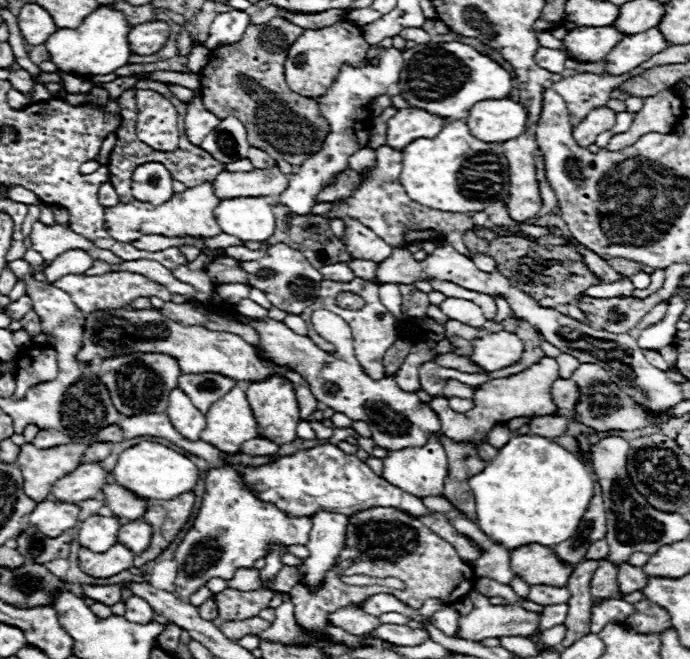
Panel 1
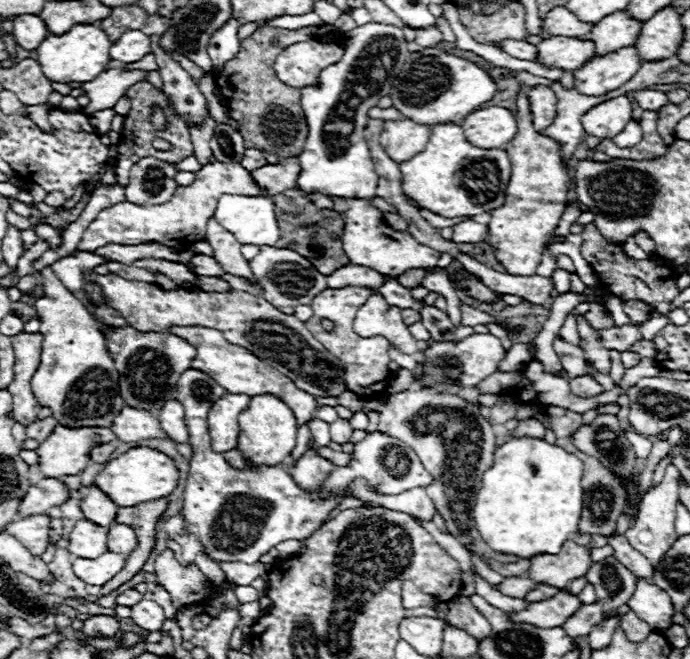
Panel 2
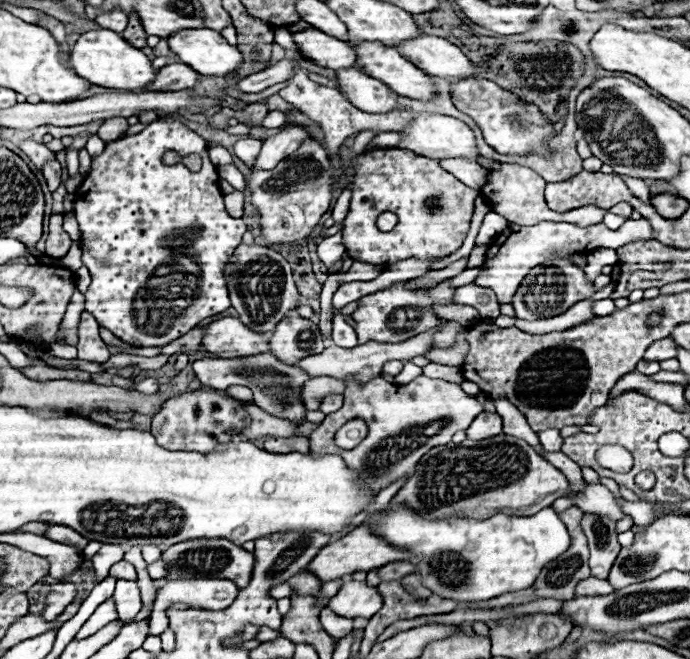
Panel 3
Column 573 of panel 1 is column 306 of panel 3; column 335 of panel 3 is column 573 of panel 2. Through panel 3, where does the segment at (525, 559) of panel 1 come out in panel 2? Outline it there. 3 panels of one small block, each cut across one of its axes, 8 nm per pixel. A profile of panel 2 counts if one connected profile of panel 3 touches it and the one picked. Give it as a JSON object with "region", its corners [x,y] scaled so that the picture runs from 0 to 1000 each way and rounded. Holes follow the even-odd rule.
{"region":[[[817,822],[809,841],[777,841],[768,847],[765,874],[774,883],[786,883],[806,892],[820,892],[823,883],[846,874],[858,859],[852,832],[835,822]]]}

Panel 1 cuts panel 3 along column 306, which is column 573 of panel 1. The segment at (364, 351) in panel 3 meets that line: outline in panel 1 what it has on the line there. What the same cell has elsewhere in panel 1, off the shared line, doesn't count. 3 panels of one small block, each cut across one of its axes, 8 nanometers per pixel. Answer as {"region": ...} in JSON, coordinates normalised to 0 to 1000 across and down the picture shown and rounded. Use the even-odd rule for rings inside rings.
{"region":[[[817,534],[812,540],[806,540],[806,549],[809,549],[814,574],[826,574],[829,564],[835,561],[835,555],[841,555],[841,549],[835,543],[829,543],[826,537],[817,537]]]}

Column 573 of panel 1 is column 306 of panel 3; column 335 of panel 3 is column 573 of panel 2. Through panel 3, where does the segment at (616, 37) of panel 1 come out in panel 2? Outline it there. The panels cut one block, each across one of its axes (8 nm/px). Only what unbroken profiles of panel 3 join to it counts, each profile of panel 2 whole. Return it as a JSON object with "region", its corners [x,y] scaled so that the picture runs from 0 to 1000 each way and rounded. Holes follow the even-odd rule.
{"region":[[[797,55],[777,73],[783,73],[780,94],[809,100],[814,106],[835,106],[864,85],[864,73],[858,64],[823,55]]]}

